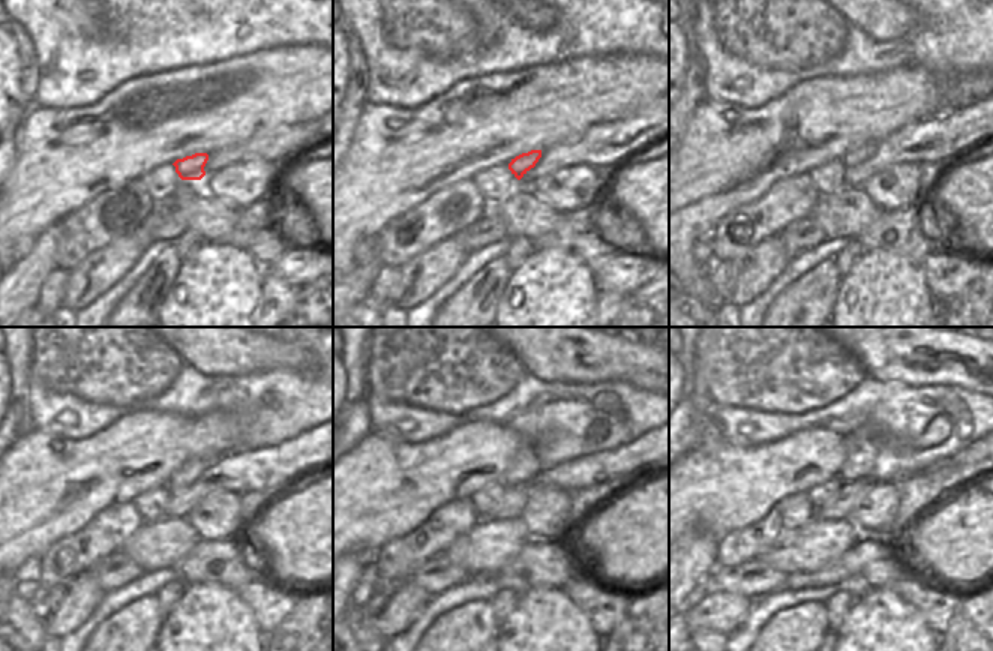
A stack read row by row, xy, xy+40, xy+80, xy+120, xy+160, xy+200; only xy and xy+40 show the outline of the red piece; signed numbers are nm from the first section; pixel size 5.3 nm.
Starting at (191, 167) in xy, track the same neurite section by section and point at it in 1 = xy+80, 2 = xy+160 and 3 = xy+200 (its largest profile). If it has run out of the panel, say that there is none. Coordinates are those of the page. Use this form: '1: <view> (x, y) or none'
1: xy+80 (857, 155)
2: xy+160 (525, 465)
3: xy+200 (861, 446)

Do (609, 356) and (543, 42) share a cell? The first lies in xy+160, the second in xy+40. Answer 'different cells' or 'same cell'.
different cells

